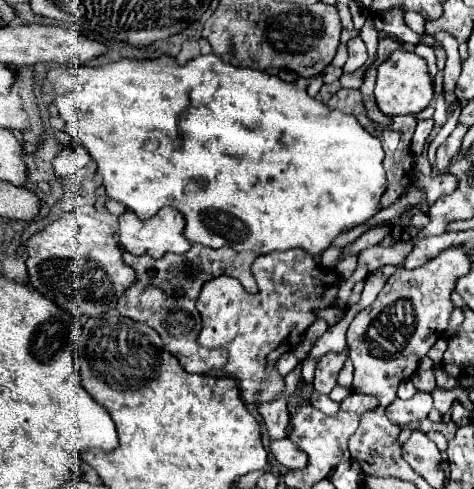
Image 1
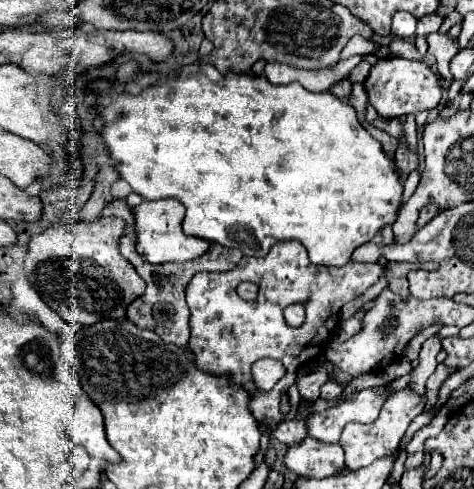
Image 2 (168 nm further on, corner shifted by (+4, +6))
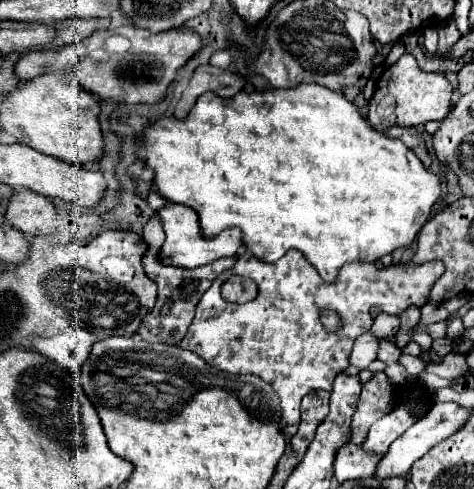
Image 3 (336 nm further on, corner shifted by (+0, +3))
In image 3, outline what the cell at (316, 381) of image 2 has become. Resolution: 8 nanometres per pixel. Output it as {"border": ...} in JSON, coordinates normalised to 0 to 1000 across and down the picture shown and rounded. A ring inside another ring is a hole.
{"border":[[[667,800],[667,804],[650,804],[637,816],[637,861],[629,885],[612,898],[612,914],[629,930],[629,939],[641,935],[650,910],[667,890],[671,869],[692,849],[692,812],[696,812],[692,800]]]}

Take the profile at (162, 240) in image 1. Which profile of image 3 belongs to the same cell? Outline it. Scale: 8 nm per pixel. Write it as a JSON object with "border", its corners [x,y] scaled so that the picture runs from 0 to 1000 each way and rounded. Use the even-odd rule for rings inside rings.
{"border":[[[350,415],[342,427],[333,427],[333,444],[338,444],[346,476],[350,476],[350,493],[338,509],[338,534],[346,534],[346,542],[367,542],[367,546],[388,546],[388,550],[426,546],[464,526],[498,521],[502,509],[511,509],[511,481],[502,468],[481,468],[451,489],[426,489],[426,481],[418,472],[418,440],[409,427],[401,427],[392,419]]]}

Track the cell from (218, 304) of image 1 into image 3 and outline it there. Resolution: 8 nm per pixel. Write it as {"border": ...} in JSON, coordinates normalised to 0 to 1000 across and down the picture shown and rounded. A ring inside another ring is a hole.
{"border":[[[612,509],[582,538],[557,538],[519,513],[485,554],[456,566],[447,587],[418,616],[409,656],[380,710],[409,718],[468,759],[544,767],[565,779],[591,812],[591,877],[603,894],[616,894],[608,885],[624,885],[633,865],[633,816],[662,796],[700,796],[705,771],[734,751],[747,693],[785,669],[781,632],[802,628],[810,640],[840,644],[865,624],[890,628],[907,587],[932,558],[937,542],[928,534],[895,542],[848,538],[806,550],[789,538],[734,538],[717,550],[709,575],[688,579],[624,509]],[[489,562],[536,571],[544,607],[511,624],[477,616],[464,591]],[[684,632],[700,632],[717,648],[722,669],[713,677],[696,681],[684,673]]]}

